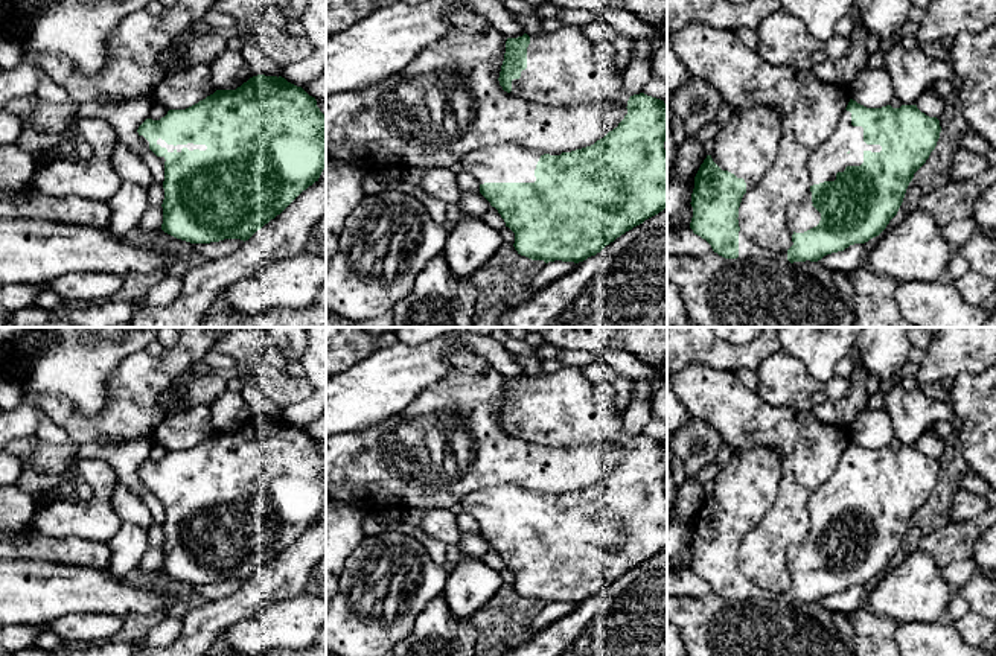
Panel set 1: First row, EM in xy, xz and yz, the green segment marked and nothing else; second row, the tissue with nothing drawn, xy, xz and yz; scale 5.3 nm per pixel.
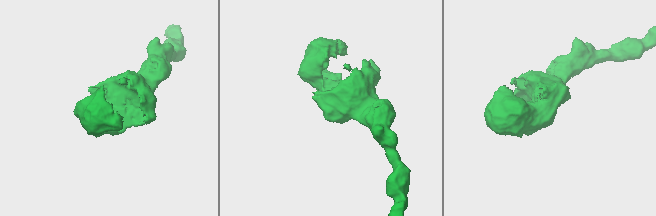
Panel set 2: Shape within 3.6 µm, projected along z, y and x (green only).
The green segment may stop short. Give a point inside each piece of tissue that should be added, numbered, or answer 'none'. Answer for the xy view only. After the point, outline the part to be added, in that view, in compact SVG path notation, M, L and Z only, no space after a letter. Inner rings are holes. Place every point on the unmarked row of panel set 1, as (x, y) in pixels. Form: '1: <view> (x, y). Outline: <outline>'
1: xy (191, 487). Outline: M161 479L157 481L157 486L160 486L161 489L166 489L168 493L174 493L174 492L181 493L183 489L187 489L189 492L193 492L193 490L206 492L206 490L207 490L206 486L193 486L193 484L174 487L174 486L168 486L168 484L166 484L164 481L161 481Z

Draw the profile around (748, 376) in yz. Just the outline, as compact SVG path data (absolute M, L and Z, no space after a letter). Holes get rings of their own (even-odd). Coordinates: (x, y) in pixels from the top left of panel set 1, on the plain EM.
M742 367L734 371L739 381L748 387L749 390L755 390L757 387L757 371L754 368Z

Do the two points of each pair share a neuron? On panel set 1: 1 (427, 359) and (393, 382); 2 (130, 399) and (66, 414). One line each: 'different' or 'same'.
1: same
2: same

